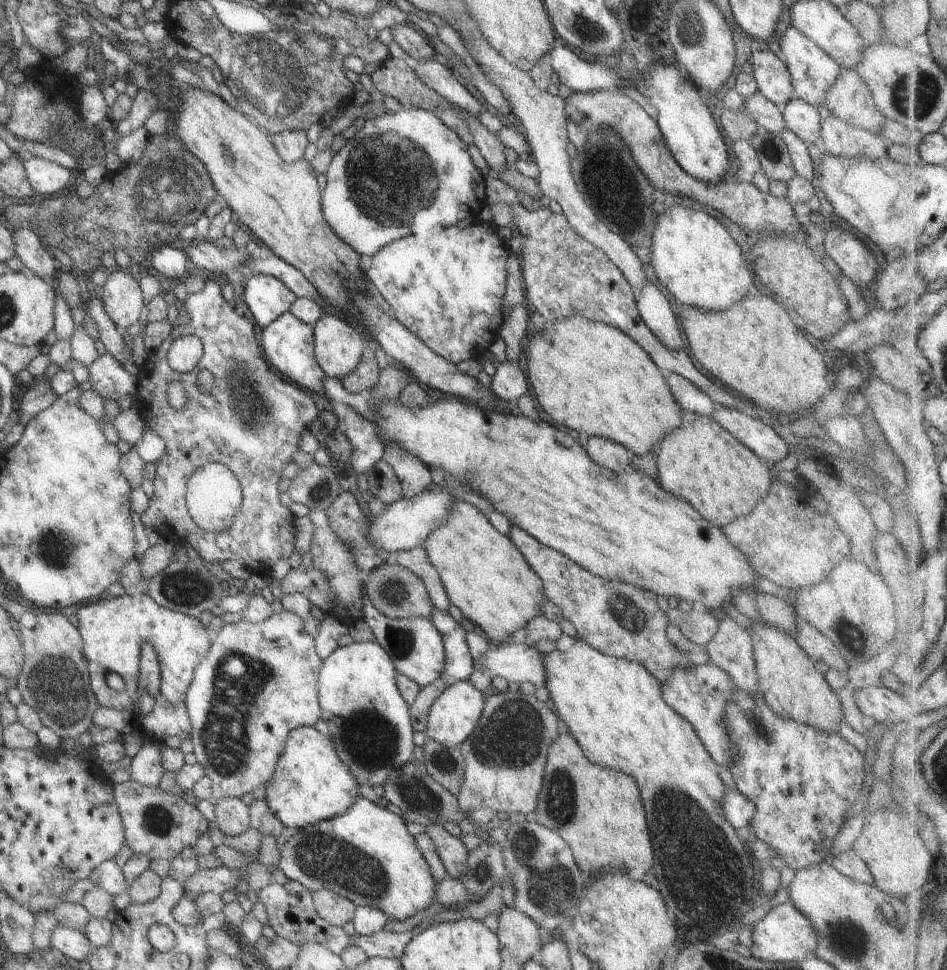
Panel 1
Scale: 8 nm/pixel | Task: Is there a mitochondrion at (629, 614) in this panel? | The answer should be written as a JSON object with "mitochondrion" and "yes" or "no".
{"mitochondrion":"yes"}

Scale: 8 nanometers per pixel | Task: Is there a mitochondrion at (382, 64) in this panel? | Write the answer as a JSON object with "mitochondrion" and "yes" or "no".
{"mitochondrion":"no"}

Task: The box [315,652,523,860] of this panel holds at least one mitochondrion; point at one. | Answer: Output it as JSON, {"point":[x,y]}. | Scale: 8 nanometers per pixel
{"point":[372,741]}

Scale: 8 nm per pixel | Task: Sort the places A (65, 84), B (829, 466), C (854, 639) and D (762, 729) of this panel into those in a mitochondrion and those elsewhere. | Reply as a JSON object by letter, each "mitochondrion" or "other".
{"A":"other","B":"other","C":"mitochondrion","D":"mitochondrion"}

